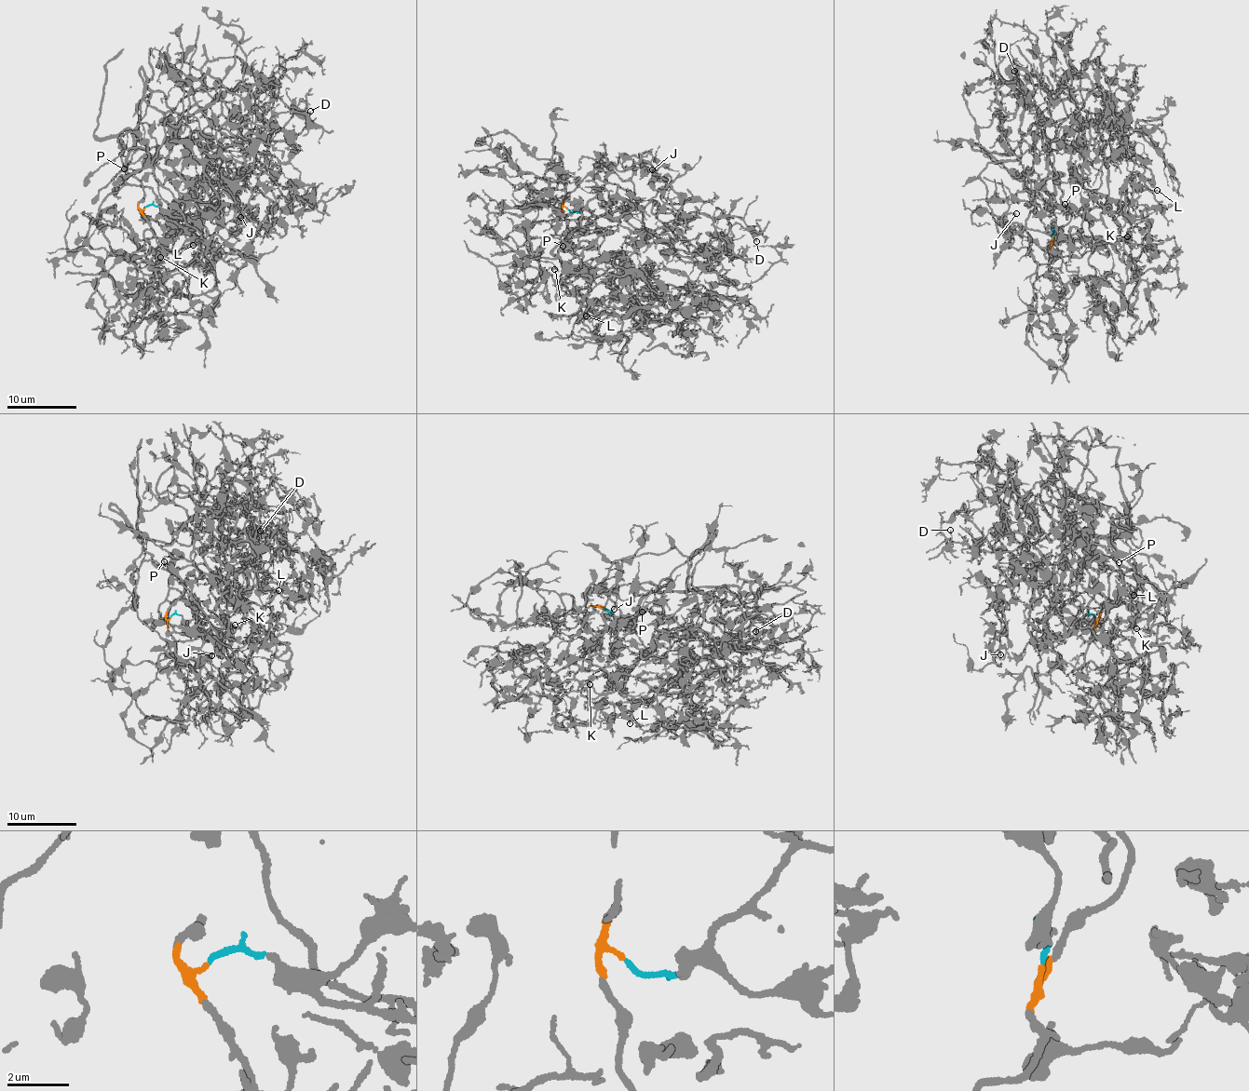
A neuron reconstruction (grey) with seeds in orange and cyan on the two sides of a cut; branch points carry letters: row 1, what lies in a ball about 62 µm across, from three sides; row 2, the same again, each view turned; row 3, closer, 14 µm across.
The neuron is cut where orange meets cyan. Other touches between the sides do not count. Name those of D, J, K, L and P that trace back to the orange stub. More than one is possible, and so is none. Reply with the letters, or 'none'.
D, J, K, L, P

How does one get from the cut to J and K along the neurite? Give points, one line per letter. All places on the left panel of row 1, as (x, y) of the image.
J: (145, 208), (125, 165), (142, 98), (170, 112), (154, 177), (205, 213), (228, 205), (241, 217)
K: (145, 208), (139, 203), (143, 189), (128, 173), (103, 200), (104, 235), (113, 249), (138, 262), (160, 257)

